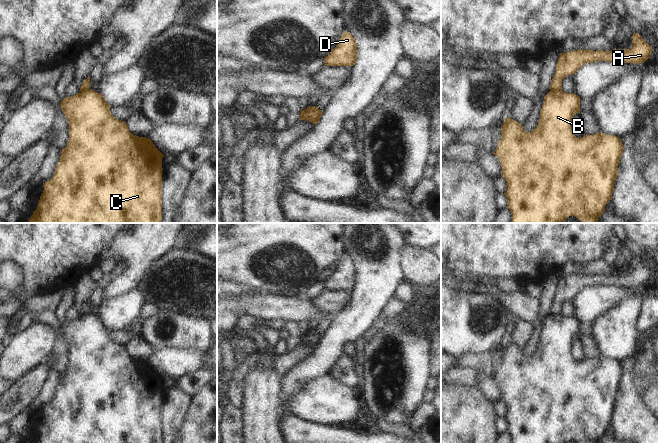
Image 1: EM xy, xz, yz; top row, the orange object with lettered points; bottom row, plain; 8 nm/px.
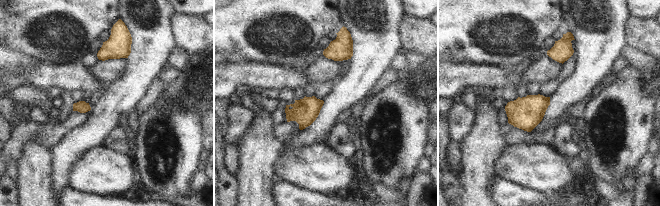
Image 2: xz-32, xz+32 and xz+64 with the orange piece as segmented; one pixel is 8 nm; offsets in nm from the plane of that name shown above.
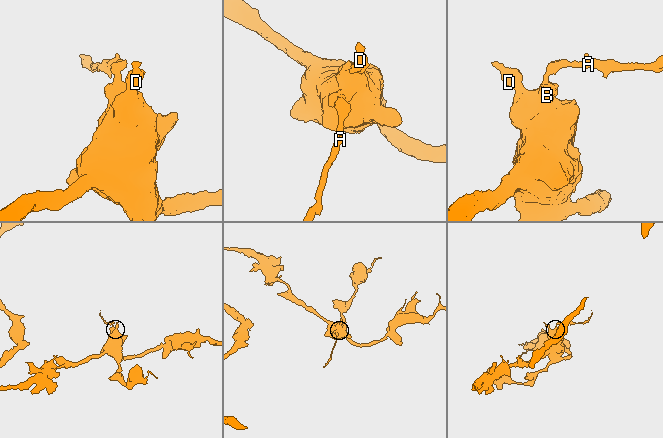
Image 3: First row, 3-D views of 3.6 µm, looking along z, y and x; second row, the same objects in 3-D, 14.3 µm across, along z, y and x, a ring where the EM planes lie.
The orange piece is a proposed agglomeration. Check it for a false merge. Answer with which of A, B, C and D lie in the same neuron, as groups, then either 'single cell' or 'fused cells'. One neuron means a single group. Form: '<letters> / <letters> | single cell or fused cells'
A / B C D | fused cells

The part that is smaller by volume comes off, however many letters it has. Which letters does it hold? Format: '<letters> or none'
A

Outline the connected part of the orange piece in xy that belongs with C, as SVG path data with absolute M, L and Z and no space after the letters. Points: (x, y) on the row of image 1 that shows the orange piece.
M92 89L66 97L60 105L69 124L69 139L66 147L61 150L54 176L43 183L44 191L28 223L162 223L162 159L164 155L153 142L149 138L132 134L125 121L116 119L110 113L111 106L106 102L104 96Z

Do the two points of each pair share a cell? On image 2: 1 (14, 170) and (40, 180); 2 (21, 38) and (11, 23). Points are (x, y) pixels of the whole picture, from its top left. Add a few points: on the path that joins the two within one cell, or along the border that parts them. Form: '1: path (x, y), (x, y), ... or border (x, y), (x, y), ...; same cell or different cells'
1: border (19, 164), (19, 178), (17, 180); different cells
2: path (21, 34), (15, 27); same cell

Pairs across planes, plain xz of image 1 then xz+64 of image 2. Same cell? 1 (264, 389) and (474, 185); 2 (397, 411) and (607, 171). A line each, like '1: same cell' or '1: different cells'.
1: same cell
2: same cell

